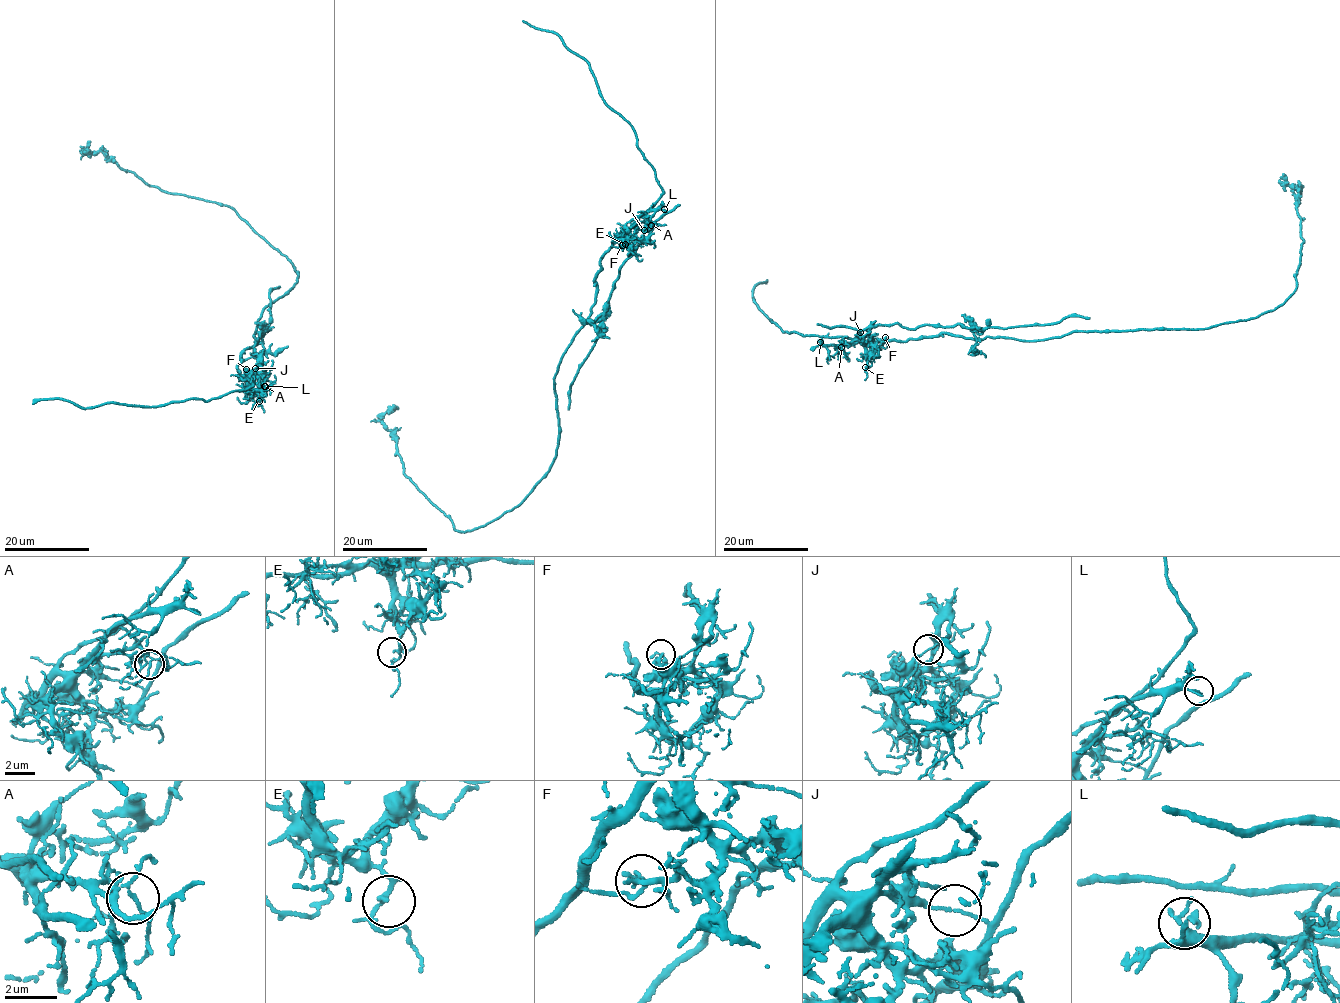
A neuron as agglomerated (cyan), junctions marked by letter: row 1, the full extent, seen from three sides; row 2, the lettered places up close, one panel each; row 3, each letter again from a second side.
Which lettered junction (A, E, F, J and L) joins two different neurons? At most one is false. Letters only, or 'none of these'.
J

